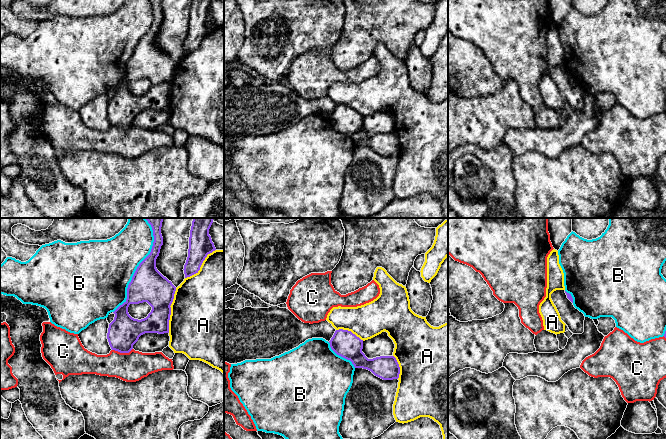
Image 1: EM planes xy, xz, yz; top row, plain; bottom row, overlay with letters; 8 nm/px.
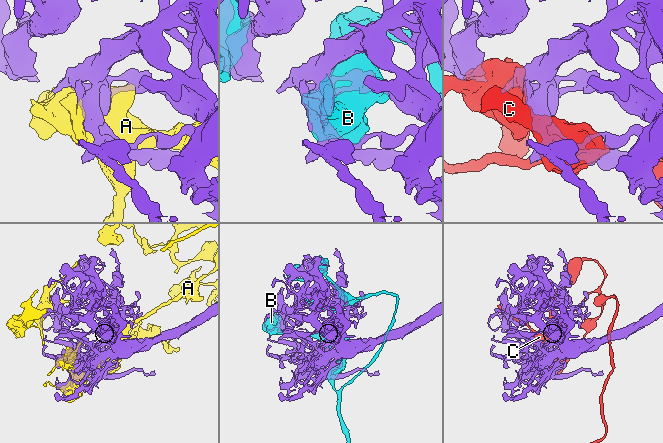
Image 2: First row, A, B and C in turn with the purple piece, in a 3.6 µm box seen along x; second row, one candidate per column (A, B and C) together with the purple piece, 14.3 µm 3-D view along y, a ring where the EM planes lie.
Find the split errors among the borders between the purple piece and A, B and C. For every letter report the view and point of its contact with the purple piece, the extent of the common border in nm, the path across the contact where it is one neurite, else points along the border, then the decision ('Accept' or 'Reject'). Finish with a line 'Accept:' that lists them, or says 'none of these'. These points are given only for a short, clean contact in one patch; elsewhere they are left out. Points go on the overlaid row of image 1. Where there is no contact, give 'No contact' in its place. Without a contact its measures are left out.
A: Touches purple at xy (170, 310). Shared border 360 nm. Reject
B: Touches purple at xy (139, 265). Shared border 800 nm. Reject
C: Touches purple at xy (122, 352). Shared border 170 nm. Reject
Accept: none of these

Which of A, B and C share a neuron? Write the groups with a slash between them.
A / B / C

